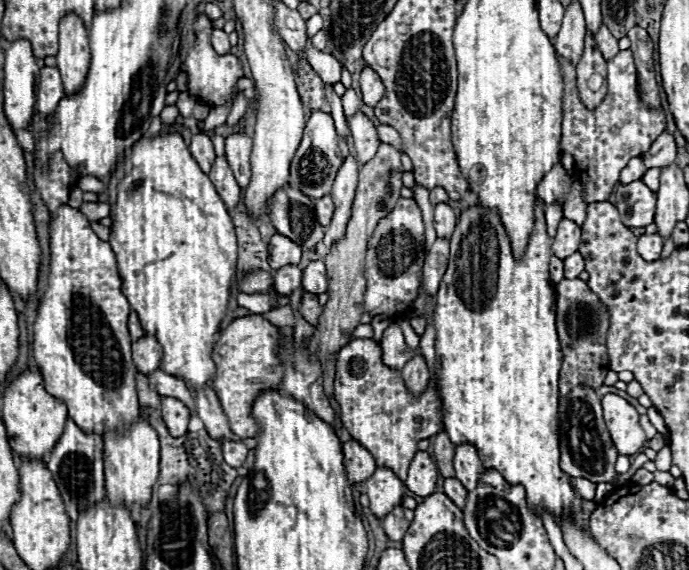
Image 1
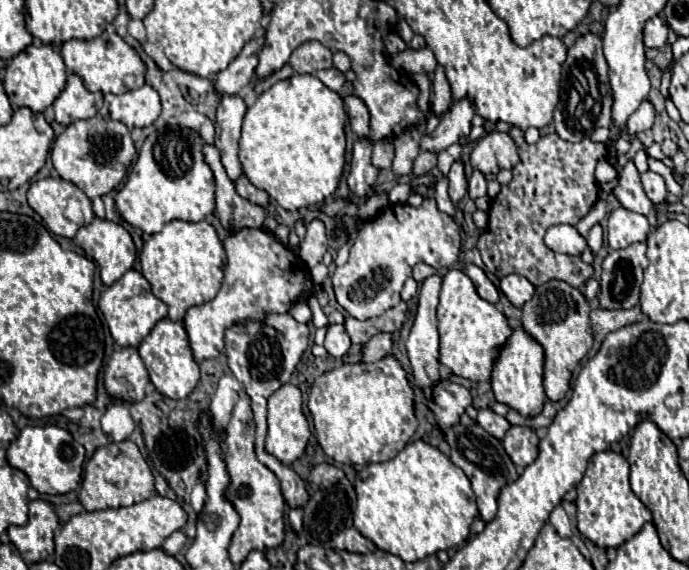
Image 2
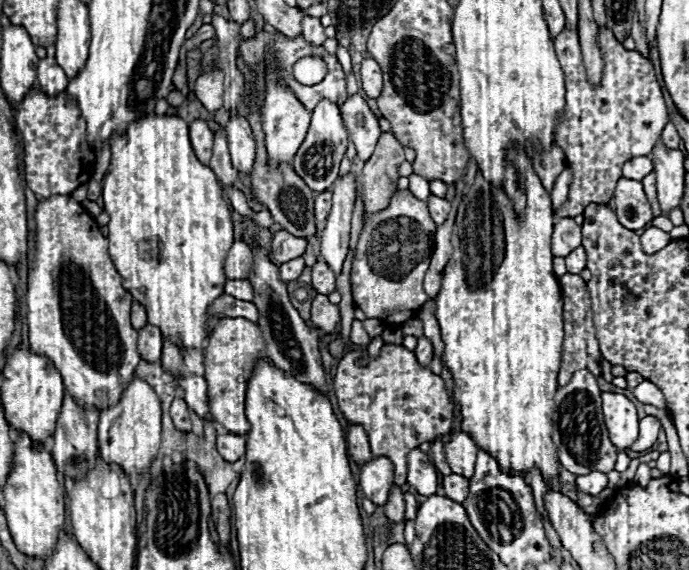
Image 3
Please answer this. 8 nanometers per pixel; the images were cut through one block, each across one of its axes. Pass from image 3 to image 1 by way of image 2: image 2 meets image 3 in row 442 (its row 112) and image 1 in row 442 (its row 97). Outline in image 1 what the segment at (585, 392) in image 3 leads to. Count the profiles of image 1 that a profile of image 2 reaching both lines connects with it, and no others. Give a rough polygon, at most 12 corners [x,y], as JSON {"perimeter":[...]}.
{"perimeter":[[560,398],[560,466],[614,484],[618,458],[600,398]]}

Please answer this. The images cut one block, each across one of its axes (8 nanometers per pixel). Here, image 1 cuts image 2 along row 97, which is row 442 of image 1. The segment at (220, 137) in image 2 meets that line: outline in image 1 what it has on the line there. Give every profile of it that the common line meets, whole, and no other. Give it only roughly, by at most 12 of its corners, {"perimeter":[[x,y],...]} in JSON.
{"perimeter":[[222,442],[224,460],[232,468],[242,468],[246,446]]}

